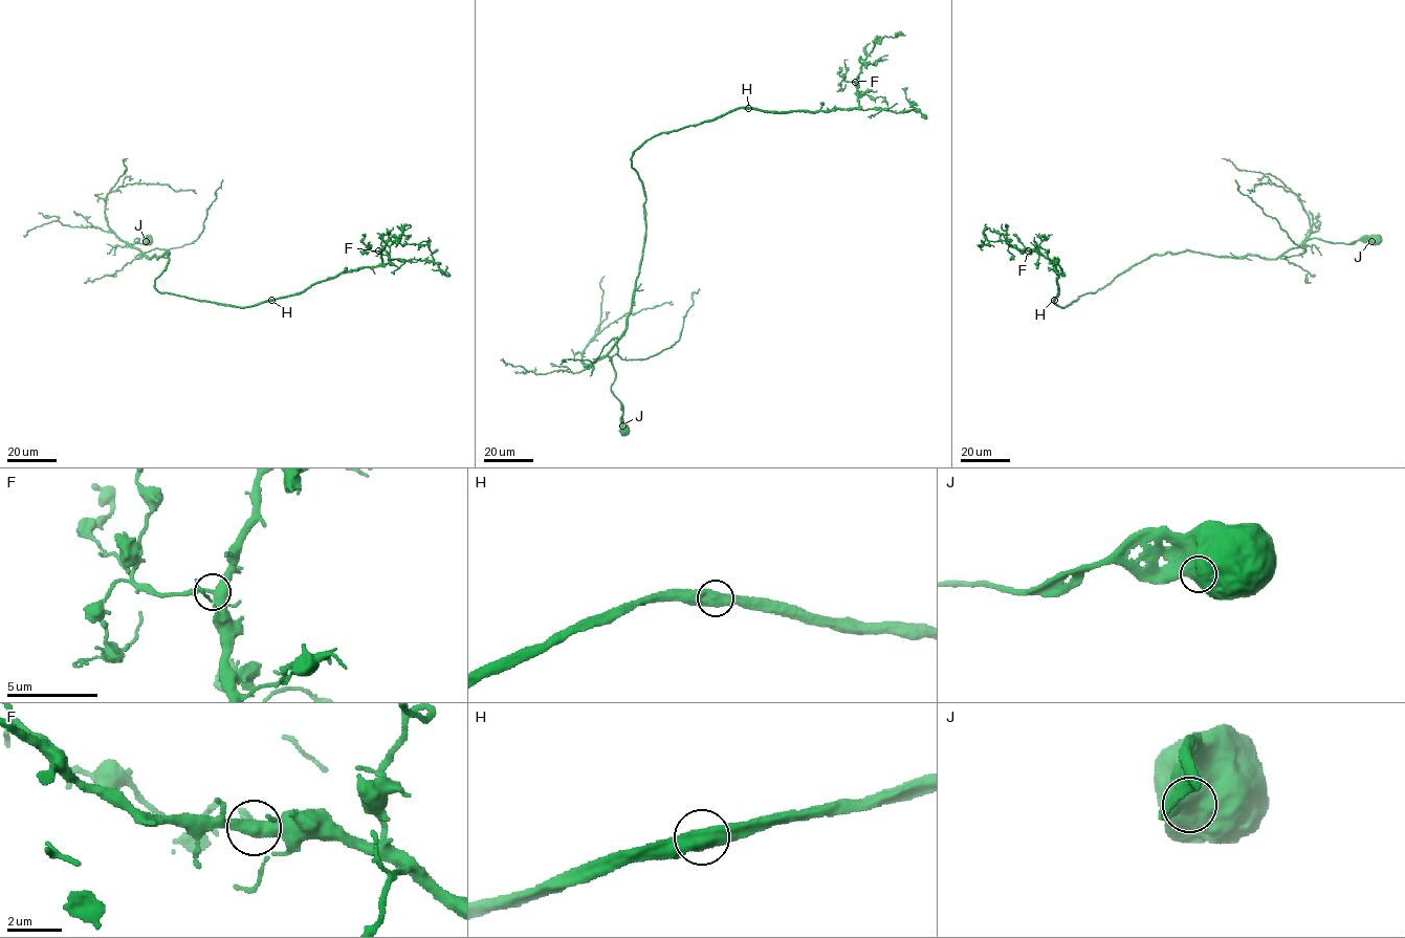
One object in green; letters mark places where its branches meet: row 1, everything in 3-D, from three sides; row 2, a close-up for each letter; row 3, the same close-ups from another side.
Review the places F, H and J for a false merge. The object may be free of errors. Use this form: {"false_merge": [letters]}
{"false_merge": []}

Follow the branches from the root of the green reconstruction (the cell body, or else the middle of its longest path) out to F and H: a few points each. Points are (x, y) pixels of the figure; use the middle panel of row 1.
F: (624, 430), (608, 353), (644, 242), (632, 154), (739, 108), (857, 108), (855, 82)
H: (624, 430), (608, 353), (626, 328), (644, 242), (645, 194), (632, 154), (662, 133), (748, 108)

